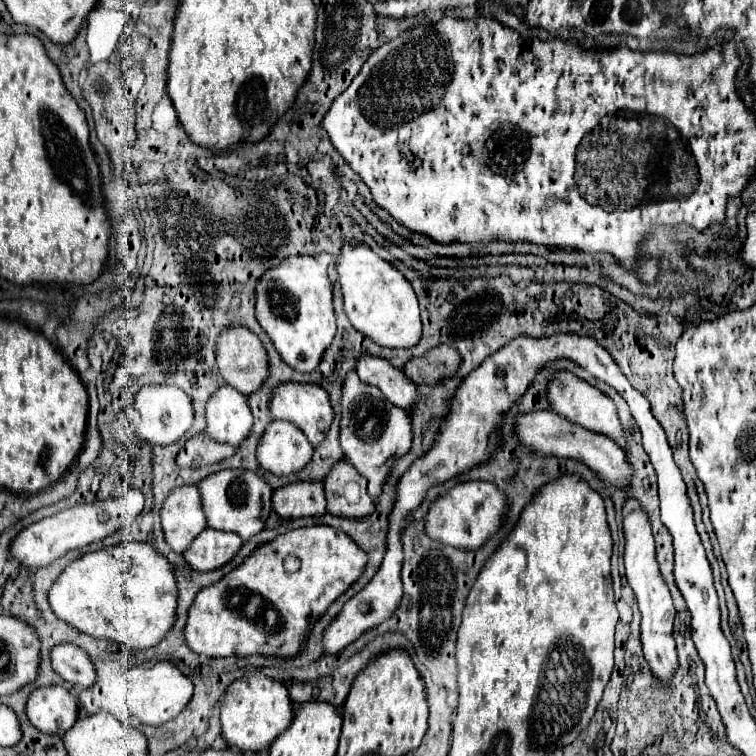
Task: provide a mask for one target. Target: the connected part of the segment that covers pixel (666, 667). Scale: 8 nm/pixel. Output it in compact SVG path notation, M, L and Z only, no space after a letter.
M627 492L623 502L623 532L625 532L625 574L627 582L635 592L639 610L641 610L641 642L645 658L653 670L653 674L667 686L667 682L677 672L677 650L673 640L673 618L675 618L675 606L669 594L669 588L661 576L657 552L655 552L655 536L651 532L651 522L645 510L641 508L641 502L635 498L635 494Z

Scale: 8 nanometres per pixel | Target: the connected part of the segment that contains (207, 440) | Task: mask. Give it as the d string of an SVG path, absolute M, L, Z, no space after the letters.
M197 434L191 440L187 440L187 444L177 456L177 464L183 468L201 468L207 464L221 462L233 456L235 452L237 452L237 446L211 440L211 436L207 434Z

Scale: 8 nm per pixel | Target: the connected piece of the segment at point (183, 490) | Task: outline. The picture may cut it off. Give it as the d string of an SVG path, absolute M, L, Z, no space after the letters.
M181 486L171 490L161 510L165 540L175 552L185 552L199 532L207 530L203 516L203 500L199 500L197 486Z

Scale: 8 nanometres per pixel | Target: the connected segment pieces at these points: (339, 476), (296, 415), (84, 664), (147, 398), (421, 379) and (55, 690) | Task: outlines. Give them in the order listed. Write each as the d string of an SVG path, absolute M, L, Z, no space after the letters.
M347 462L335 464L323 480L327 512L345 518L365 518L375 512L375 502L367 494L367 480Z
M293 382L281 384L279 388L275 388L273 400L271 400L271 414L273 414L273 418L287 420L287 422L295 424L297 428L301 428L315 448L323 442L323 438L335 418L333 406L329 402L329 394L323 386L319 386L319 384L293 384Z
M59 644L51 650L51 662L59 676L71 682L75 688L83 690L97 682L97 672L87 656L79 646L73 644Z
M145 386L139 390L133 406L123 410L113 422L113 436L117 442L125 442L125 434L137 434L143 440L149 440L153 446L167 446L179 440L193 424L193 400L187 392L177 386Z
M437 346L421 358L411 358L403 372L415 384L437 384L439 380L451 378L459 370L459 352L451 346Z
M63 686L37 688L27 700L27 716L39 732L63 736L79 716L77 698Z

